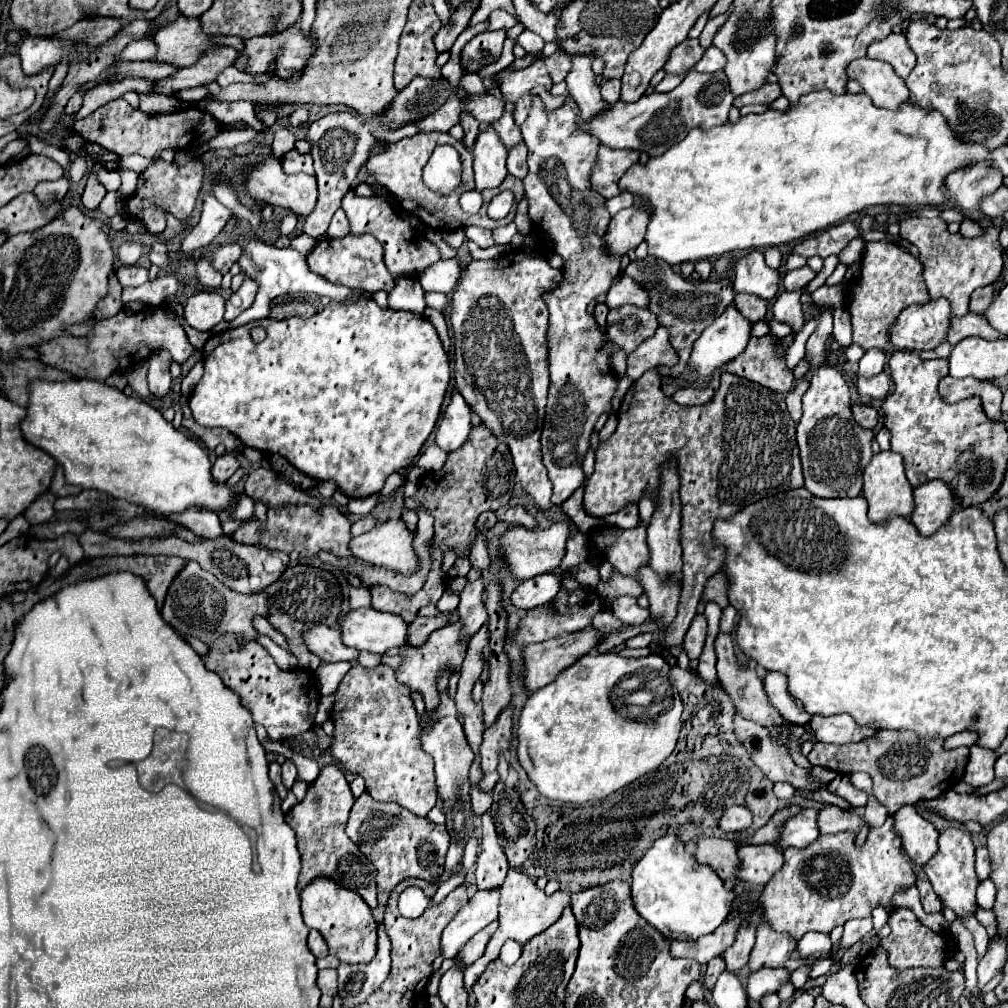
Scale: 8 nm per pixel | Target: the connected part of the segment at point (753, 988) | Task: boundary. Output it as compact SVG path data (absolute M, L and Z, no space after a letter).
M763 968L761 972L749 974L747 994L749 1000L759 1002L767 992L777 992L779 986L791 980L791 972L787 968Z

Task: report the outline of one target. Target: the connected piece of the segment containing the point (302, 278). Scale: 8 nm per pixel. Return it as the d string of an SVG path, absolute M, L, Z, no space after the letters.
M251 238L249 244L245 246L241 258L239 258L239 264L241 264L241 270L247 276L251 276L253 280L257 280L259 292L257 292L252 306L244 310L237 318L230 322L230 328L236 328L250 321L269 317L271 300L277 298L277 296L283 296L283 294L315 292L315 294L321 294L321 296L329 296L331 300L337 300L337 302L343 302L343 300L351 298L351 296L353 298L359 298L361 296L359 290L351 290L351 288L345 288L345 286L339 286L339 284L331 284L323 276L313 274L309 270L309 266L307 266L305 256L299 254L297 250L293 250L291 246L285 248L285 250L279 250L277 246L269 246L269 244L261 242L261 240L257 240L257 238Z

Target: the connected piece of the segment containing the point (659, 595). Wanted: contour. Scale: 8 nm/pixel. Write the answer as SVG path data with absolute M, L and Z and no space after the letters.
M645 566L637 570L637 582L643 586L645 594L649 596L651 620L661 626L659 632L665 632L677 618L677 604L681 590L675 588L675 584L663 584L663 580L655 580L651 568L647 570Z

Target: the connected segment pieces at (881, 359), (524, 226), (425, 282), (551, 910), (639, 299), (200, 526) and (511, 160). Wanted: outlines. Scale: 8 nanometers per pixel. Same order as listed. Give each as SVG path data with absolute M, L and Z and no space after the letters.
M867 350L865 356L859 360L857 376L871 378L871 376L877 376L879 372L883 372L883 368L885 368L885 352L883 350Z
M525 198L519 202L517 216L515 216L515 224L517 224L517 230L519 232L523 232L523 234L529 234L531 232L531 220L527 216L527 200Z
M449 258L449 260L439 260L439 264L433 264L419 276L419 282L425 292L443 292L451 294L455 286L459 284L463 276L463 266L459 258Z
M511 868L511 870L507 872L507 878L505 878L503 888L501 888L499 928L497 928L497 932L493 934L493 938L491 938L491 942L489 942L485 954L483 954L473 966L469 966L469 968L465 970L465 988L467 988L467 990L473 988L475 978L479 978L479 976L485 972L485 968L487 968L489 962L493 962L493 960L499 958L499 950L501 950L501 946L503 946L509 938L513 938L513 940L525 944L525 942L531 940L533 936L537 936L537 934L541 934L543 930L547 930L551 924L555 924L555 922L561 918L561 914L563 914L563 910L565 910L567 906L569 906L569 894L567 894L567 892L561 892L561 890L559 890L559 892L547 896L543 890L539 890L539 888L529 880L527 874L523 874L521 870Z
M623 276L621 282L613 284L611 290L607 292L605 304L609 308L619 308L623 304L647 306L647 292L643 292L643 288L639 288L639 284L635 284L635 280L631 280L629 276Z
M185 512L183 518L175 516L175 522L183 524L185 528L189 528L191 532L195 532L197 536L203 536L203 538L215 540L215 538L225 536L219 516L215 516L213 512Z
M519 144L509 150L507 170L511 176L515 176L519 180L523 180L527 176L527 146L525 144Z

